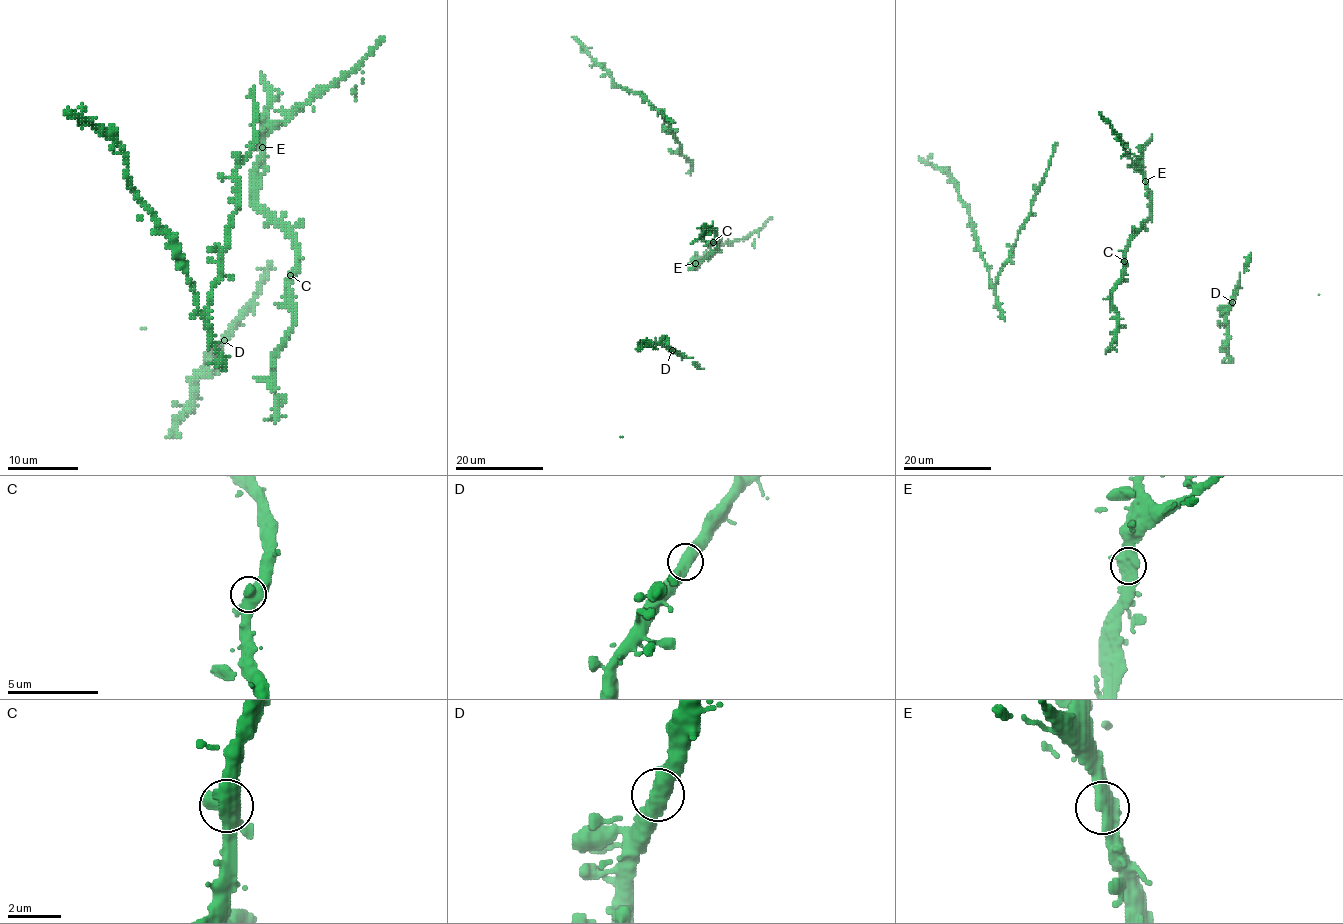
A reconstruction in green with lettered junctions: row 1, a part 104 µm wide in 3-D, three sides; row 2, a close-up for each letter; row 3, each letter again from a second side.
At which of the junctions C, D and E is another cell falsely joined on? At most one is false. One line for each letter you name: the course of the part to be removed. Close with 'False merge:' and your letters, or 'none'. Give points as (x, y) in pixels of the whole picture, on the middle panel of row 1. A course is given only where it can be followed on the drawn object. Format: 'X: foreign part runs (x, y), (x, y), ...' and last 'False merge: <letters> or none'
False merge: none

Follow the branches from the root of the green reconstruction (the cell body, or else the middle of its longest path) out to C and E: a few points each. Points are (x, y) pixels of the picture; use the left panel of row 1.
C: (277, 127), (263, 140), (262, 161), (256, 173), (256, 203), (293, 240), (295, 270), (290, 275)
E: (277, 127), (267, 134), (262, 147)

